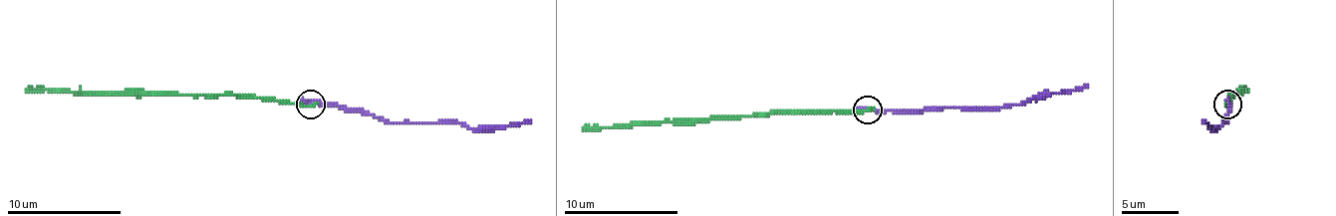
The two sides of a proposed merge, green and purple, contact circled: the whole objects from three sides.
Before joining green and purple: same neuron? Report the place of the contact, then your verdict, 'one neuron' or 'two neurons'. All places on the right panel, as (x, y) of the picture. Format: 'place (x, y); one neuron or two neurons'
place (1227, 104); two neurons

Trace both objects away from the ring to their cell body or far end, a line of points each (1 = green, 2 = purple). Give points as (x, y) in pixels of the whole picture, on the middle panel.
1: (868, 110), (753, 113), (583, 130)
2: (868, 110), (1010, 108), (1027, 99), (1070, 93), (1087, 85)

